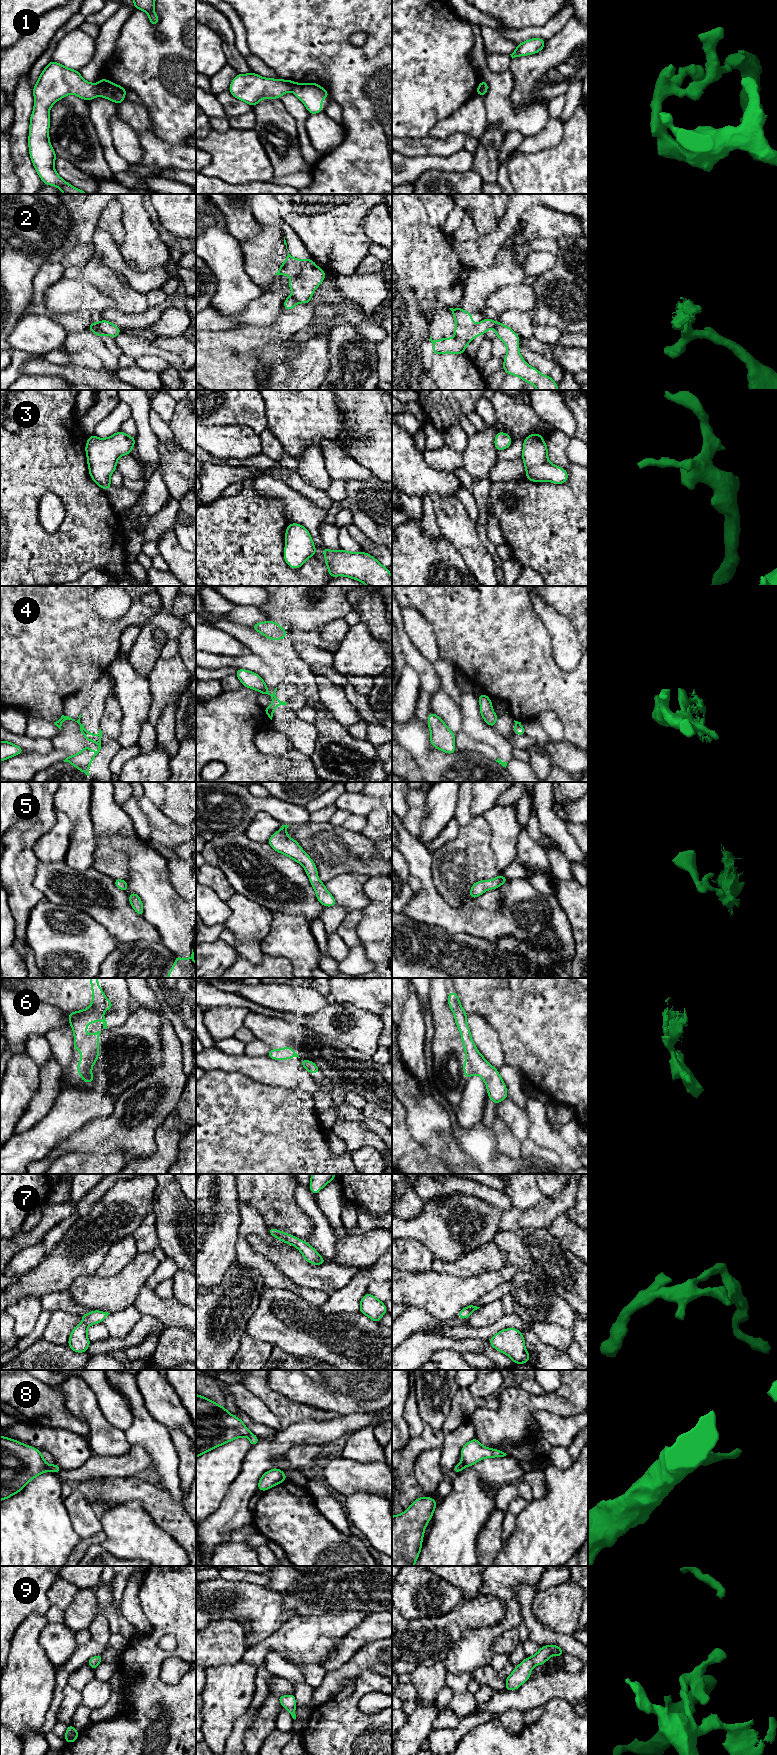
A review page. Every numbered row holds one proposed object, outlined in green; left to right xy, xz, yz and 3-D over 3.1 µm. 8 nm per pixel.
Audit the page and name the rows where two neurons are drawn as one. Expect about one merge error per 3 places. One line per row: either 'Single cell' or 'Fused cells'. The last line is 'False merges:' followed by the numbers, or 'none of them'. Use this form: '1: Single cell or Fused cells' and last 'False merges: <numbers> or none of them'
1: Fused cells
2: Fused cells
3: Single cell
4: Fused cells
5: Single cell
6: Single cell
7: Single cell
8: Single cell
9: Single cell
False merges: 1, 2, 4

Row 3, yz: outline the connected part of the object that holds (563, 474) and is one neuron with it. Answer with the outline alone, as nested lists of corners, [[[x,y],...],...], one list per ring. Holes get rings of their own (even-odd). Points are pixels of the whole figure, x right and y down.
[[[534,433],[525,437],[522,458],[526,478],[530,481],[548,481],[555,484],[567,482],[568,472],[549,462],[547,445],[540,434]]]

